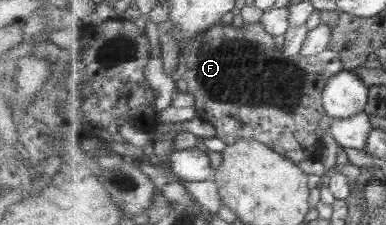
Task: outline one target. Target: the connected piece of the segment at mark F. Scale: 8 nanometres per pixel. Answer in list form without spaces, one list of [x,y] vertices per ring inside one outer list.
[[[244,22],[240,28],[222,23],[211,26],[180,49],[180,60],[171,77],[179,92],[194,96],[198,117],[212,124],[216,136],[227,145],[233,145],[240,139],[254,139],[296,164],[309,159],[316,160],[323,148],[317,129],[321,119],[328,115],[322,103],[324,89],[331,77],[343,71],[343,61],[339,53],[330,49],[322,54],[299,54],[289,58],[283,50],[275,47],[273,37],[261,22]]]

